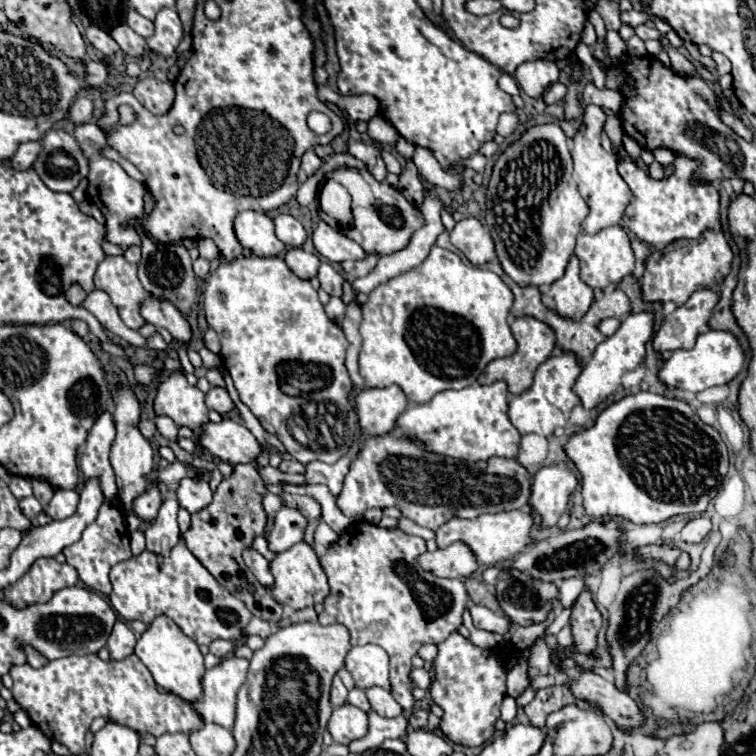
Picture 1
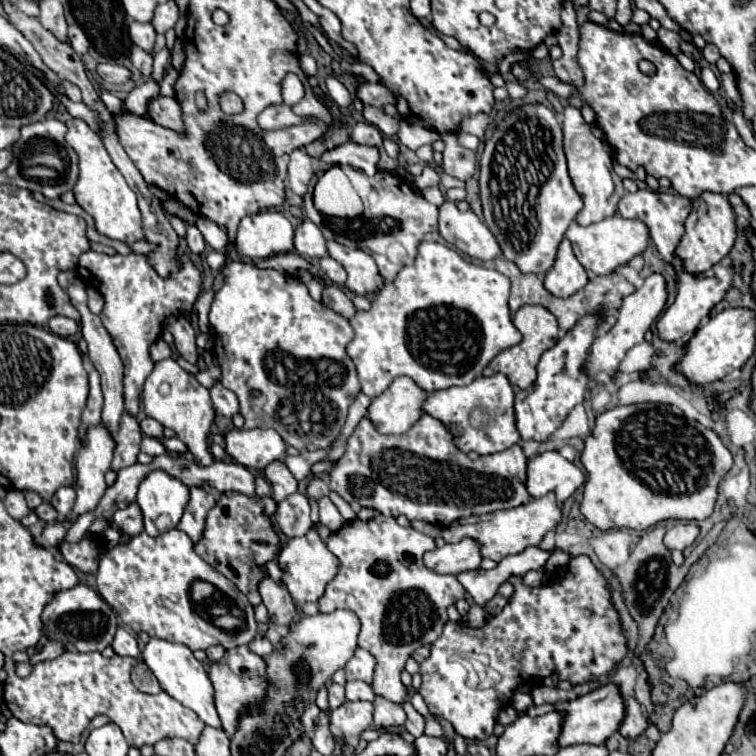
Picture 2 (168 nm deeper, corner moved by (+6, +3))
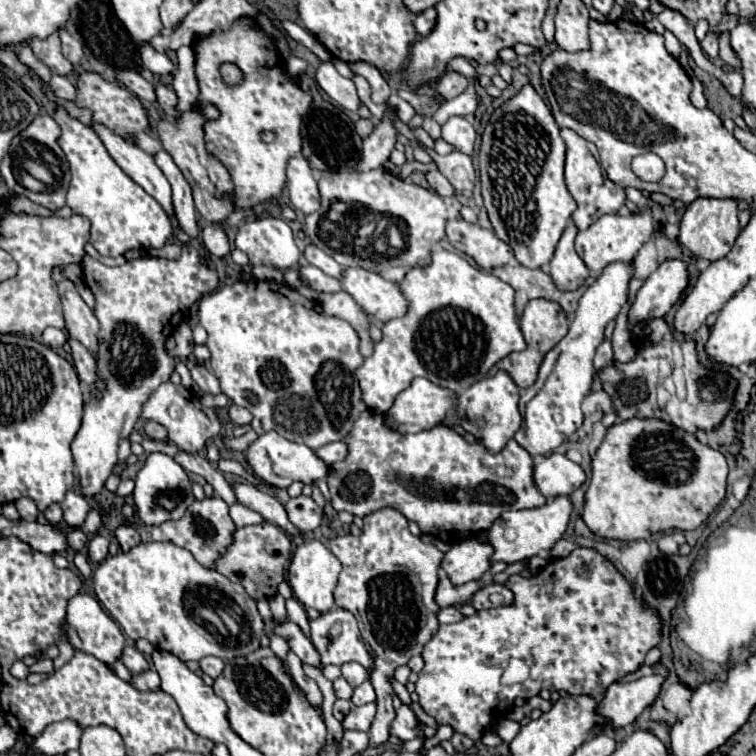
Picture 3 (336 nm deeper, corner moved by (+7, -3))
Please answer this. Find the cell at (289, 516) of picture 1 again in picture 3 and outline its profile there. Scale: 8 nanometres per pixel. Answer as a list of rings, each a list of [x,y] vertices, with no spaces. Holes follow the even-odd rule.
[[[297,496],[297,498],[291,498],[287,504],[287,514],[289,514],[289,520],[303,532],[303,534],[309,534],[313,532],[321,522],[323,522],[323,508],[317,506],[313,502],[313,498],[309,496]]]

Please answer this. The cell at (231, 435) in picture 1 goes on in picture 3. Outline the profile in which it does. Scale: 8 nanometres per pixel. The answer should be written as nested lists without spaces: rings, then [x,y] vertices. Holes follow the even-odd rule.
[[[273,430],[263,434],[263,436],[259,436],[249,446],[249,450],[245,452],[245,458],[247,458],[247,462],[251,464],[251,468],[255,470],[255,474],[261,480],[265,480],[265,482],[269,482],[273,486],[279,486],[279,488],[287,488],[297,480],[303,482],[303,484],[313,484],[315,480],[327,478],[327,472],[329,472],[329,466],[315,454],[313,448],[309,448],[305,444],[291,442],[291,440],[279,436]]]

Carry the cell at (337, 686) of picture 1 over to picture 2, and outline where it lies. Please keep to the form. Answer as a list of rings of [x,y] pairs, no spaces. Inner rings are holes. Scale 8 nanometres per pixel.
[[[330,682],[328,684],[328,702],[330,702],[330,708],[338,708],[342,702],[344,702],[344,686],[336,684],[336,682]]]

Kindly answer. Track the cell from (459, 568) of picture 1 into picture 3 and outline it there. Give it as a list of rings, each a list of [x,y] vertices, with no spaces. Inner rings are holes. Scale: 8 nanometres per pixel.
[[[475,538],[459,540],[445,554],[441,568],[453,584],[465,584],[471,580],[479,580],[491,568],[491,554],[491,544],[479,542]]]

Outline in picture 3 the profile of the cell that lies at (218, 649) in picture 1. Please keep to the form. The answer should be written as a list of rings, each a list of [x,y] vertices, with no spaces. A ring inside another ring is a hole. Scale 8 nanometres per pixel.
[[[207,656],[207,658],[203,658],[201,662],[201,670],[203,670],[203,674],[207,674],[207,676],[211,676],[213,680],[223,672],[223,660],[221,658],[215,658],[215,656]]]

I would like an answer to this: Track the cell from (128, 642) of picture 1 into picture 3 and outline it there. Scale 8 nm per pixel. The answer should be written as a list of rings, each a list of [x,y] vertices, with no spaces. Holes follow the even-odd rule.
[[[125,646],[121,660],[123,660],[123,664],[129,668],[131,674],[141,674],[141,672],[149,670],[149,664],[147,664],[145,656],[143,656],[135,646]]]

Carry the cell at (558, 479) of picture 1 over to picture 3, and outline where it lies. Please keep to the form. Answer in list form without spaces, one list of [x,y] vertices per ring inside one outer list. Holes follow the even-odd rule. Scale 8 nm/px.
[[[549,454],[535,462],[535,484],[547,498],[569,496],[585,482],[585,472],[565,454]]]

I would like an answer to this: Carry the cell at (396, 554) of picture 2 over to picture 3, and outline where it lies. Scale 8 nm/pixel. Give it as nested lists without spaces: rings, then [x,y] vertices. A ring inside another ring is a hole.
[[[381,508],[367,514],[363,518],[361,536],[337,536],[331,540],[329,548],[343,564],[335,588],[335,602],[353,612],[367,650],[375,660],[371,684],[377,692],[377,716],[369,730],[369,746],[377,748],[387,744],[391,736],[389,728],[395,720],[395,708],[391,702],[395,692],[389,684],[393,670],[407,664],[411,656],[421,654],[425,642],[439,626],[439,606],[433,602],[433,590],[439,582],[437,570],[443,552],[439,552],[433,544],[425,544],[419,536],[413,536],[407,528],[407,518],[395,508]]]

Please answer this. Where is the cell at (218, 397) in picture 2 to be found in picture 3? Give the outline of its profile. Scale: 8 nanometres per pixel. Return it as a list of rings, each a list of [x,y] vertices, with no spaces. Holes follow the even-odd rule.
[[[233,404],[231,410],[229,410],[229,418],[231,418],[235,424],[251,424],[253,414],[251,414],[247,408],[241,408],[241,406]]]

